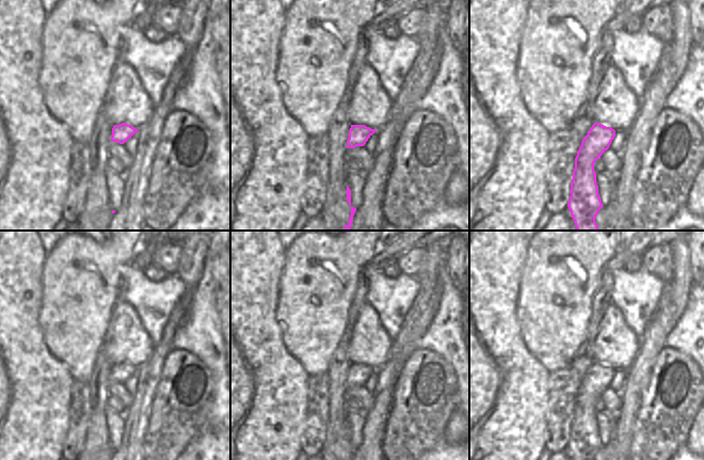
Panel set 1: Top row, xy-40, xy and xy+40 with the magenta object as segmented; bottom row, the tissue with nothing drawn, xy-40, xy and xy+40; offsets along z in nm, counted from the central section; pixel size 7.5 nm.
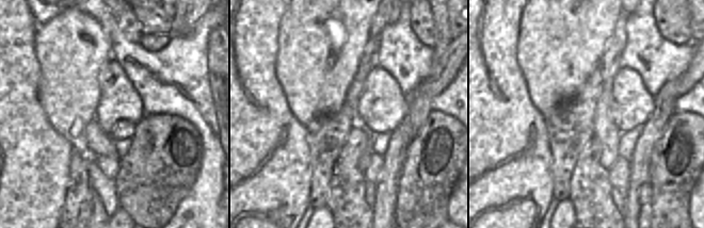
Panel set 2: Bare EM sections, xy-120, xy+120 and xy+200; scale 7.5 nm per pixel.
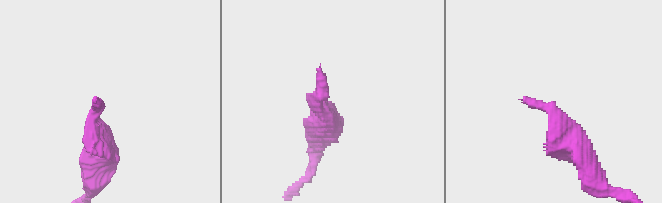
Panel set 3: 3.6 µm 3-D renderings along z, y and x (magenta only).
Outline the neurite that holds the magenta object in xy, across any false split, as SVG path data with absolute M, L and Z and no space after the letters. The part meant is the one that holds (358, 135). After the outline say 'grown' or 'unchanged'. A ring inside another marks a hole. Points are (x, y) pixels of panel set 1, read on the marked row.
M351 125L347 148L364 146L368 153L374 155L374 144L377 142L377 130L365 125Z; grown

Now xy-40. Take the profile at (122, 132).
M126 123L114 125L111 141L123 144L127 152L133 157L137 149L138 129Z; grown

